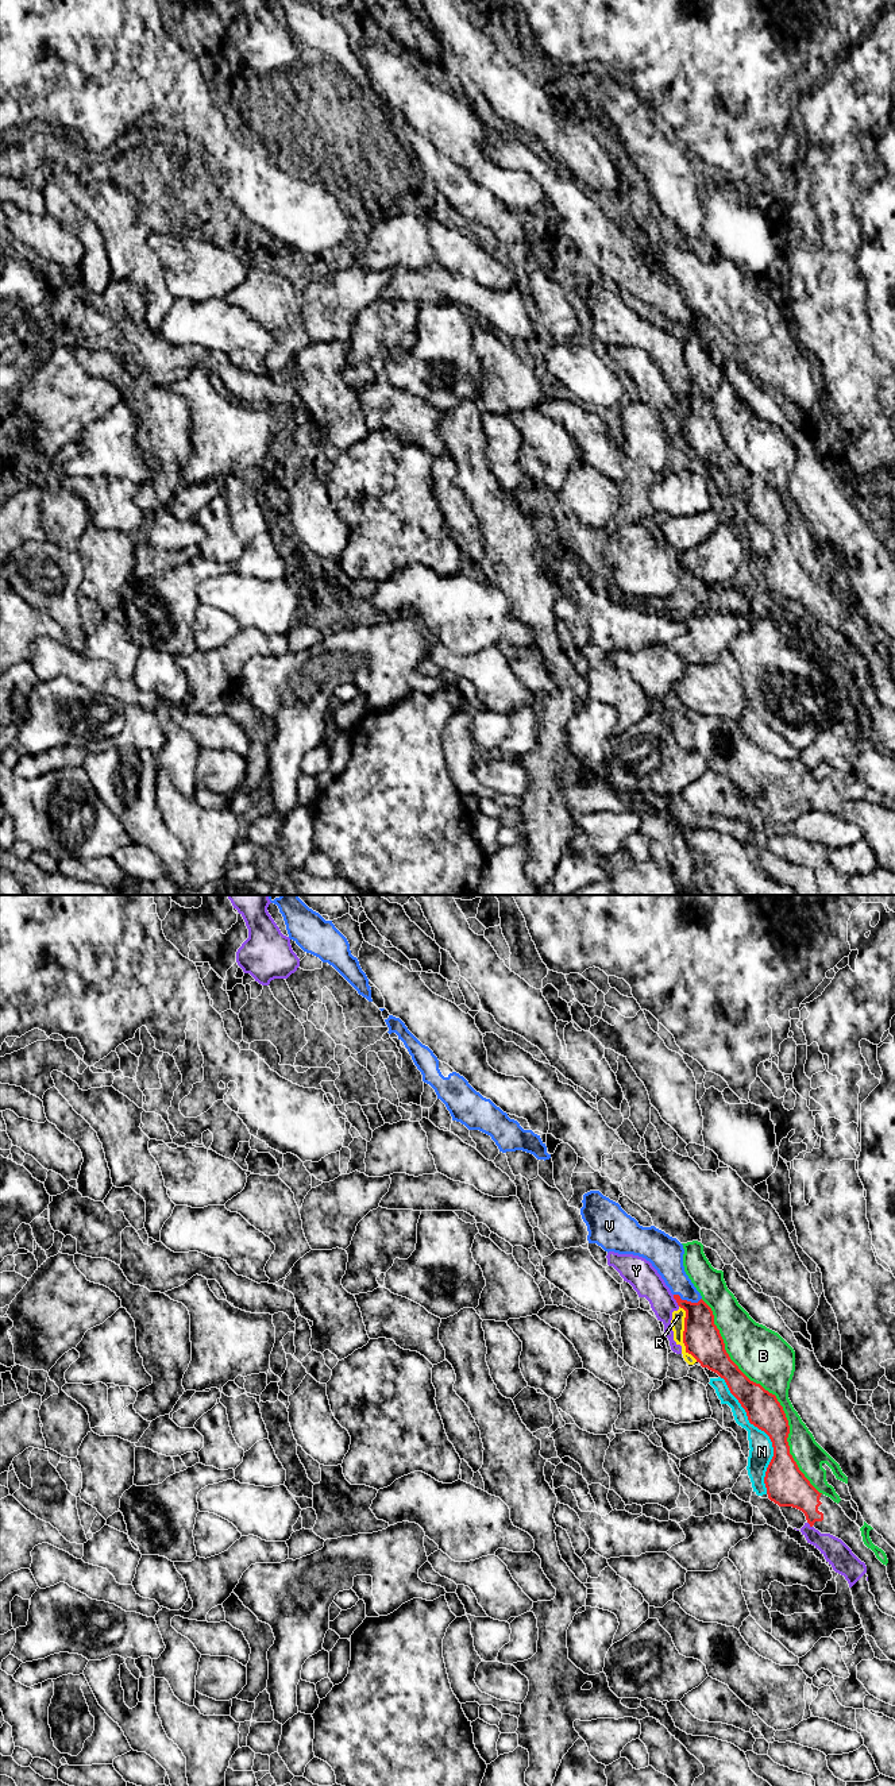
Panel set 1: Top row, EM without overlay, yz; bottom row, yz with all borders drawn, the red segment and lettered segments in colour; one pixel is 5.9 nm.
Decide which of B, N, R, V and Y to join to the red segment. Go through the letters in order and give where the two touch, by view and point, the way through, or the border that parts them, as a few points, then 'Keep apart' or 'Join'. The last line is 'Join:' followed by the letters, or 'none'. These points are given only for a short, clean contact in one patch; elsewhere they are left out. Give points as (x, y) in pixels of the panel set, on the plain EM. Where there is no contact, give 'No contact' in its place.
B: Touches red at yz (771, 486). Keep apart
N: Touches red at yz (764, 524). Keep apart
R: Touches red at yz (683, 427). Keep apart
V: Touches red at yz (686, 393). Join
Y: Touches red at yz (675, 392). Keep apart
Join: V

